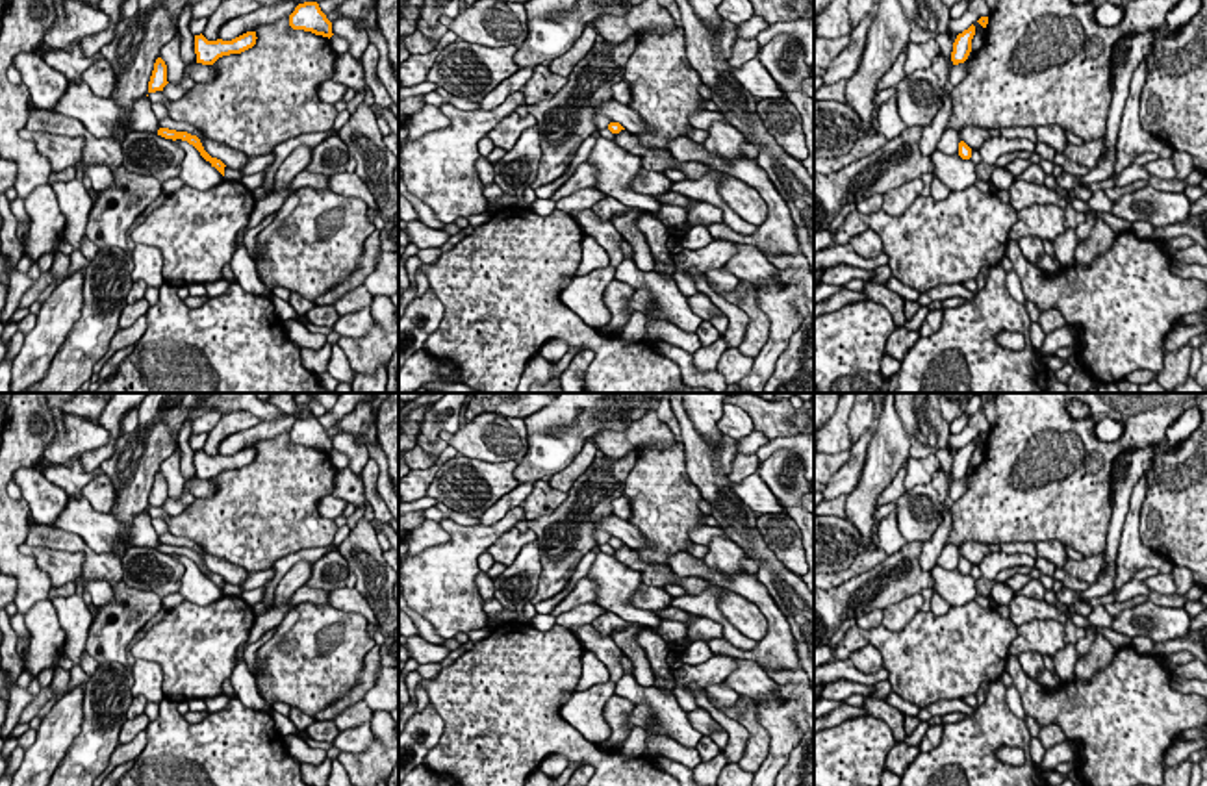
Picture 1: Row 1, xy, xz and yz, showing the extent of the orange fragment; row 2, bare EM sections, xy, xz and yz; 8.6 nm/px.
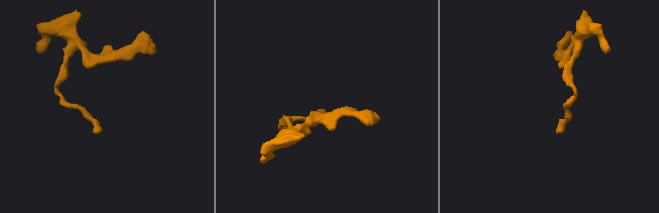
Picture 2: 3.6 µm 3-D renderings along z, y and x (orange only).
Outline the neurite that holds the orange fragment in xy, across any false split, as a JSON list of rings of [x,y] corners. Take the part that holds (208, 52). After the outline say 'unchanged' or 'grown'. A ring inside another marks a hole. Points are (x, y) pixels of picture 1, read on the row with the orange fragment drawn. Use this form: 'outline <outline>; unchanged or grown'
outline [[[247,32],[232,41],[208,41],[202,33],[195,35],[197,63],[213,65],[219,57],[241,54],[256,44],[256,32]]]; unchanged

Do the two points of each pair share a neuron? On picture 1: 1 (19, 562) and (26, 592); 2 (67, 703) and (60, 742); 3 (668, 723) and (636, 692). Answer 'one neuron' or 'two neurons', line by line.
1: one neuron
2: one neuron
3: one neuron

